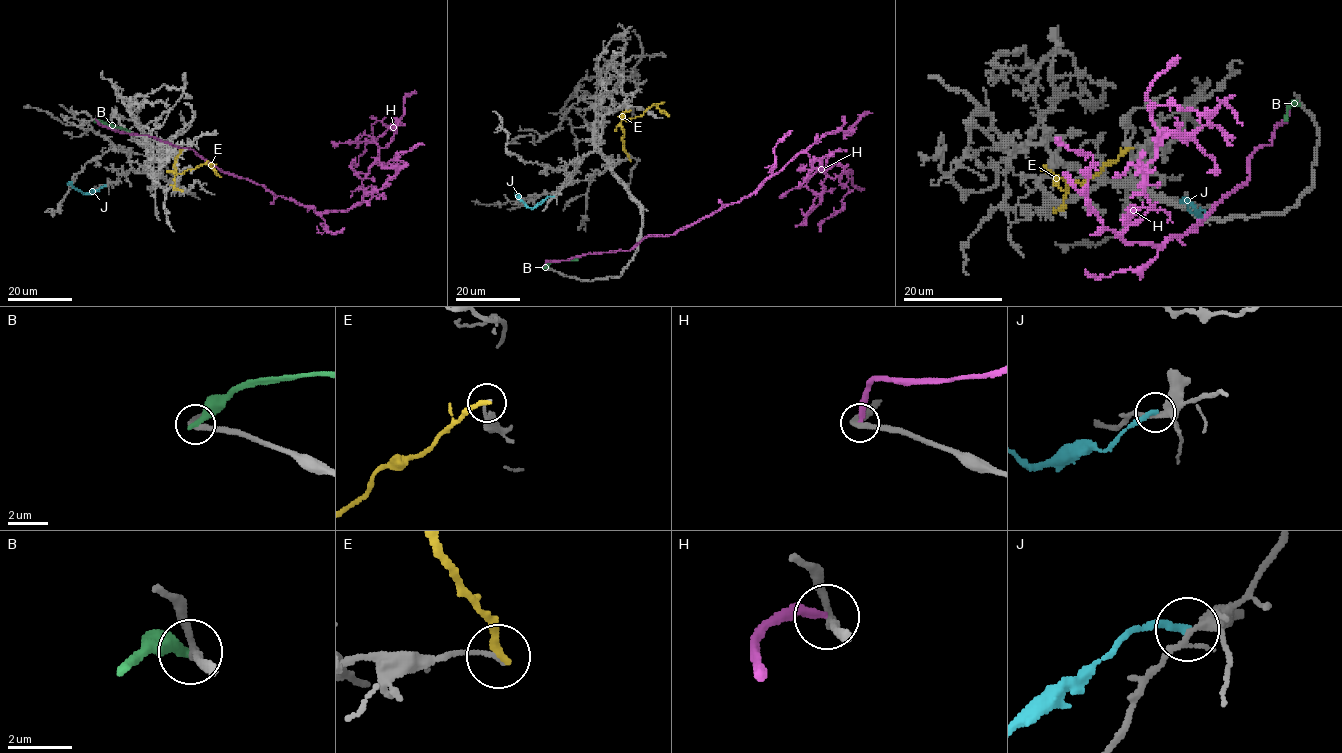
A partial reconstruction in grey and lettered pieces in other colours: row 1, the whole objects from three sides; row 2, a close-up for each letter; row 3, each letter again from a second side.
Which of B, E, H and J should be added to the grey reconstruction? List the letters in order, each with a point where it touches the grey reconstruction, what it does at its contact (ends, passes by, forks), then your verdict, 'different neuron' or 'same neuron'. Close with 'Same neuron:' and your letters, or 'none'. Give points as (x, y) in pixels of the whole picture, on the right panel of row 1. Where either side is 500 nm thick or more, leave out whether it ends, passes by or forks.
B: contact (1299, 104); it ends; different neuron
E: contact (1130, 148); it ends; different neuron
H: contact (1299, 103); it ends; different neuron
J: contact (1188, 203); it ends; different neuron
Same neuron: none

